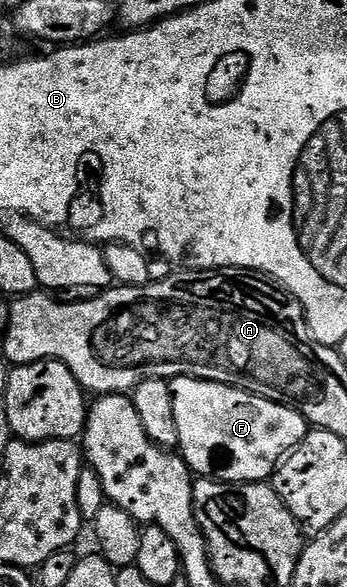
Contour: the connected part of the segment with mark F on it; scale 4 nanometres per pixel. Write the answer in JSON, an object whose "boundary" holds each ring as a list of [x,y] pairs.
{"boundary":[[[176,377],[170,381],[170,390],[172,407],[176,407],[176,427],[180,430],[180,456],[190,466],[191,474],[202,479],[224,481],[232,485],[269,482],[286,454],[292,452],[308,432],[306,418],[295,409],[257,397],[255,393],[246,393],[243,389],[234,389],[230,385],[202,381],[199,377]]]}

